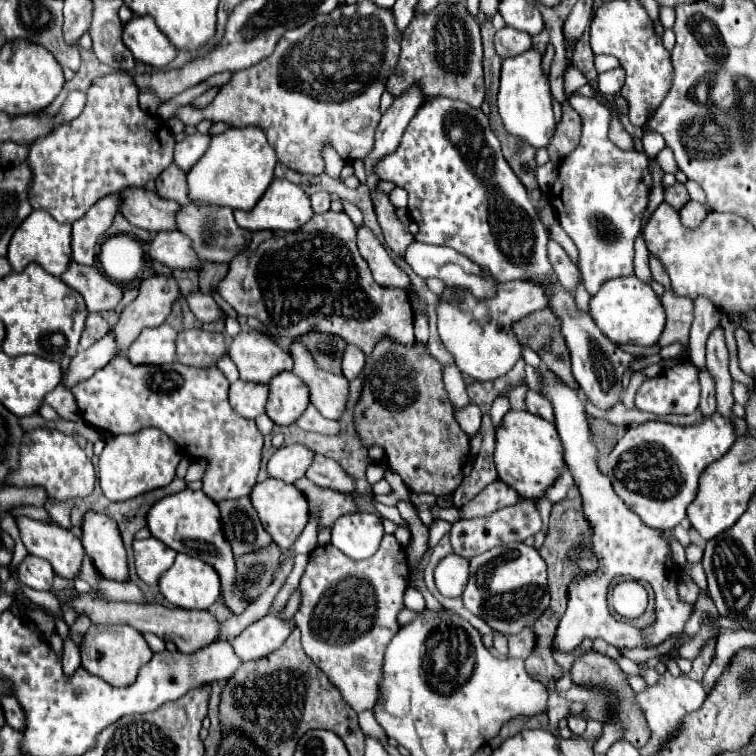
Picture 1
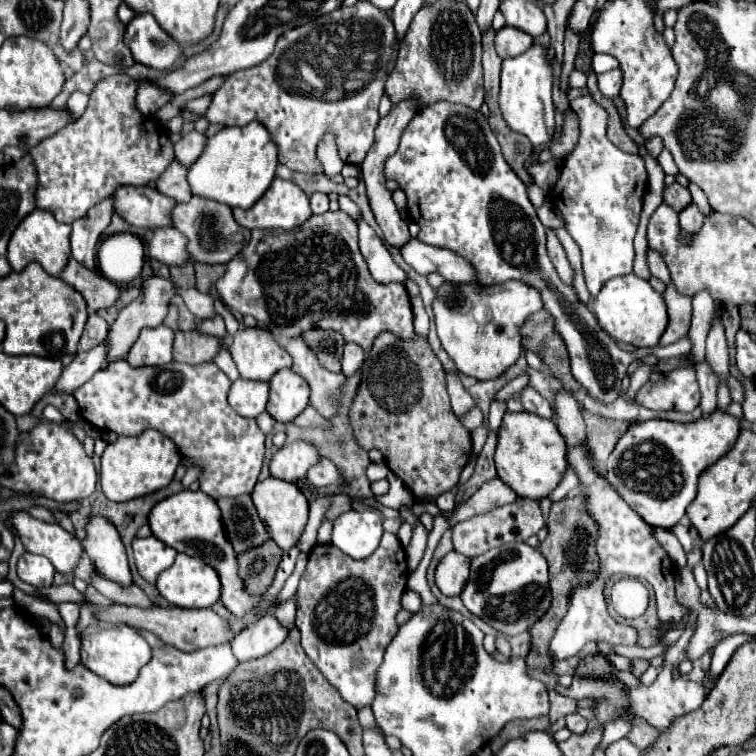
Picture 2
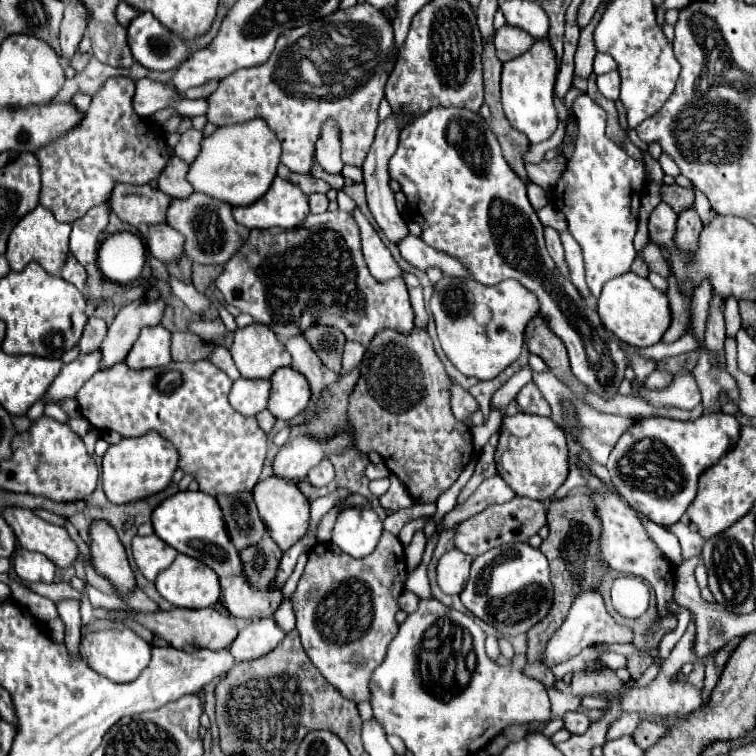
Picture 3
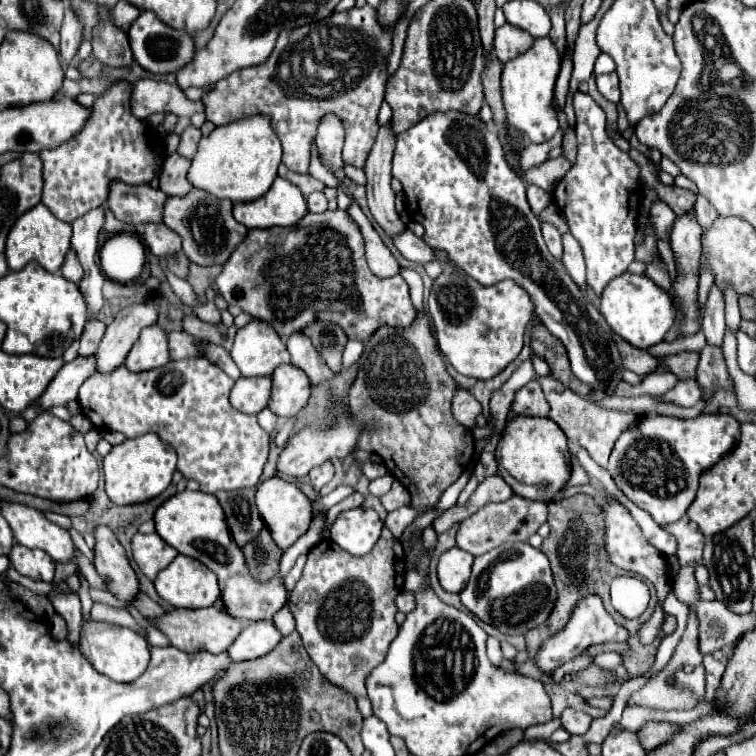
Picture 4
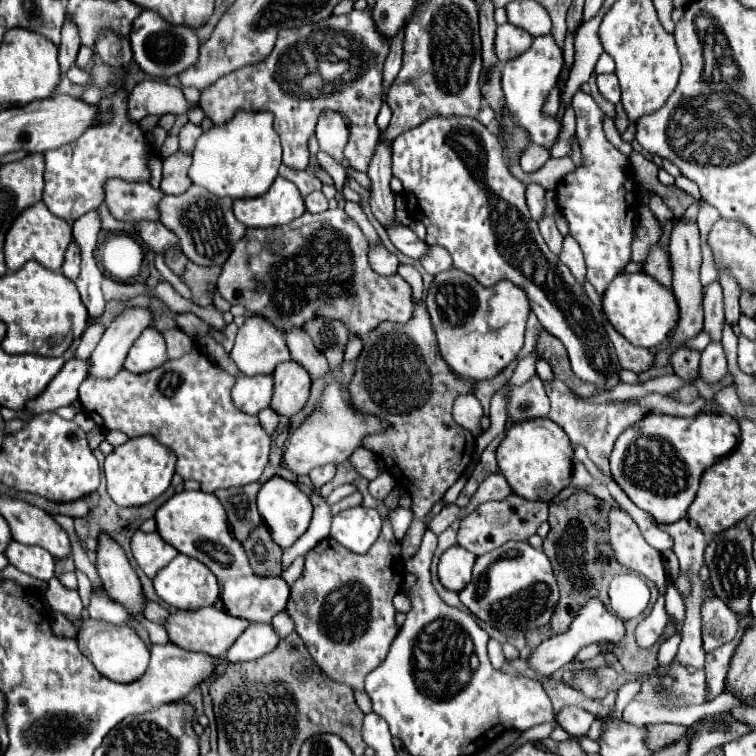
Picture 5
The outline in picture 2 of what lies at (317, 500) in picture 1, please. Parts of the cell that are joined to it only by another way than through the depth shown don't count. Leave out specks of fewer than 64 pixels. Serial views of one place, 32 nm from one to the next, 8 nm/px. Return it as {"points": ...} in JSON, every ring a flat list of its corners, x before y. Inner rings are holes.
{"points":[[332,494,332,506,330,506,330,510,326,512,326,516,336,518,336,516,340,516,340,512,346,512,346,510,350,510,350,508,352,508,350,496,346,496,346,494]]}

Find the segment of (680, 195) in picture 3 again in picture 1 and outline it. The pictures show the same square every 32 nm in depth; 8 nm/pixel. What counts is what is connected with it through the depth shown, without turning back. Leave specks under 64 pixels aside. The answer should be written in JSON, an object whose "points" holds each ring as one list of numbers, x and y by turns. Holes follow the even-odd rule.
{"points":[[676,182,672,188,664,190,664,202,670,204,674,210,680,210,688,200,690,200,690,196,686,192,686,186,680,182]]}

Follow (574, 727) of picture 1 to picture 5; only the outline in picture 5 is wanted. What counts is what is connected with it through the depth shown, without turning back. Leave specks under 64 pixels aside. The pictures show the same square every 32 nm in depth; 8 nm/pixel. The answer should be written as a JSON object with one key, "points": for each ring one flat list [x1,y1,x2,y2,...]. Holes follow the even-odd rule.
{"points":[[564,706,556,714,556,722,570,734,570,736,584,736,594,722,594,716,580,706]]}

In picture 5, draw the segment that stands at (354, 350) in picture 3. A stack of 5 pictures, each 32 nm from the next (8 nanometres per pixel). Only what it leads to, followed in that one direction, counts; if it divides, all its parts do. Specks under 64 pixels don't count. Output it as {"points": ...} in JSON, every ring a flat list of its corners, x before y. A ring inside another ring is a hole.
{"points":[[352,336,346,344,346,354,344,354,344,360,356,360,360,356,360,350,362,350,362,340,358,336]]}

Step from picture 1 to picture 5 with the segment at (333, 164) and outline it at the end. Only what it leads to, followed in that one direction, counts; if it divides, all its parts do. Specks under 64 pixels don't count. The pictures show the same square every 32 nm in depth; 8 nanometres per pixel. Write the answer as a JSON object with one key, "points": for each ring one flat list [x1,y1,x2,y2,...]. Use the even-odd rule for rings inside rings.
{"points":[[324,110,316,124,316,138,320,150,328,152,336,160,344,160,344,146,348,142,348,128,336,110]]}

